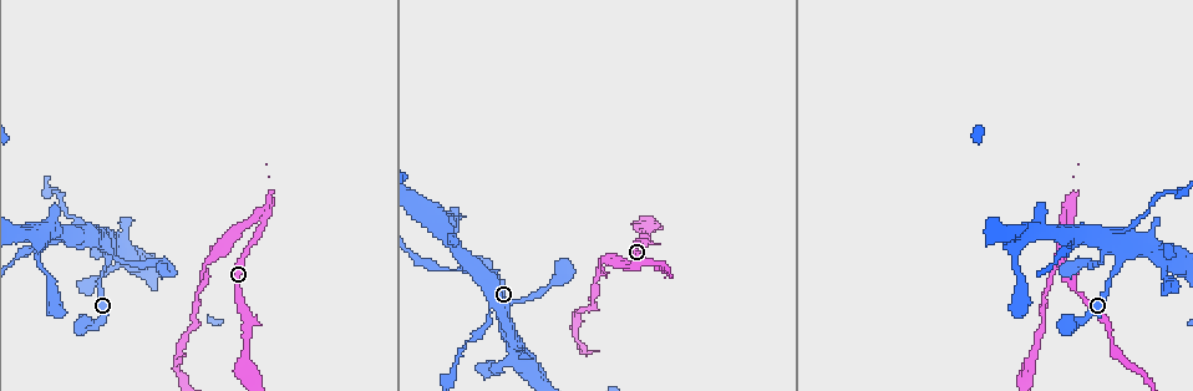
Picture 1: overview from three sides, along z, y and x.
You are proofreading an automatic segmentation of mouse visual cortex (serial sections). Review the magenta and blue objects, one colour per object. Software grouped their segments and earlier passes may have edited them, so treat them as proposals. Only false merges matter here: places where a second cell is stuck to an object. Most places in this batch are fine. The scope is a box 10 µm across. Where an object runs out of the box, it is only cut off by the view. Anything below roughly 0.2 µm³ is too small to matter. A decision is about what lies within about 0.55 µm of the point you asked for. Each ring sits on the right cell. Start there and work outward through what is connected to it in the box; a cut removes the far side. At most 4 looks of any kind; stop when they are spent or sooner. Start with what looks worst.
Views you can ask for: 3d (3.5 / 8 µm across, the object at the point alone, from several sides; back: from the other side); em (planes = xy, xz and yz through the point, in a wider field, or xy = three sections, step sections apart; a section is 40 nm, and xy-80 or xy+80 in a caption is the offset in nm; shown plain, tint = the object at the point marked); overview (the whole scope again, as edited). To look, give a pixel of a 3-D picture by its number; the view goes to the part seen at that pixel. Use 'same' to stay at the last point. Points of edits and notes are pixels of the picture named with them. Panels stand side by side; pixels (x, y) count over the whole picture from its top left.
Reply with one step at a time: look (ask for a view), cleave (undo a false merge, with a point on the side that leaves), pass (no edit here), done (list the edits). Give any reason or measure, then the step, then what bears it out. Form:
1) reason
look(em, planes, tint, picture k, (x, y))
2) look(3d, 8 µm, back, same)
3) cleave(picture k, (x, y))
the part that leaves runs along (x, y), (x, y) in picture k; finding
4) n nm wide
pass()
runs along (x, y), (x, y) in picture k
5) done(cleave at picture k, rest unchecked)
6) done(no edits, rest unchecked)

narrows sharply
look(3d, 3.5 µm, picture 1, (1065, 221))

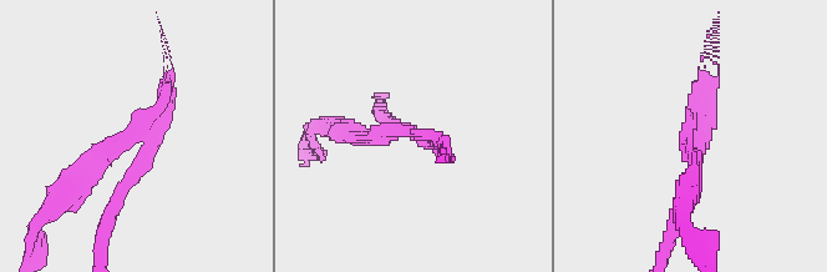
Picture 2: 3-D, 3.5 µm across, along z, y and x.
look(em, planes, tint, picture 2, (132, 142))

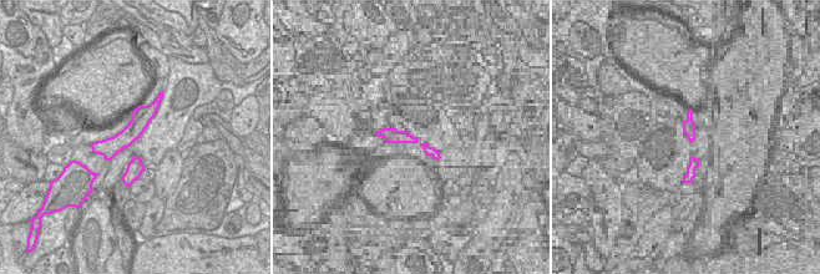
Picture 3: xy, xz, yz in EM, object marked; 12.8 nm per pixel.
cleave(picture 2, (100, 147))
the part that leaves runs along (132, 140), (110, 151), (45, 212) in picture 2; two cells meet here

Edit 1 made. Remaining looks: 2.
three-way junction
look(3d, 8 µm, picture 1, (505, 323))

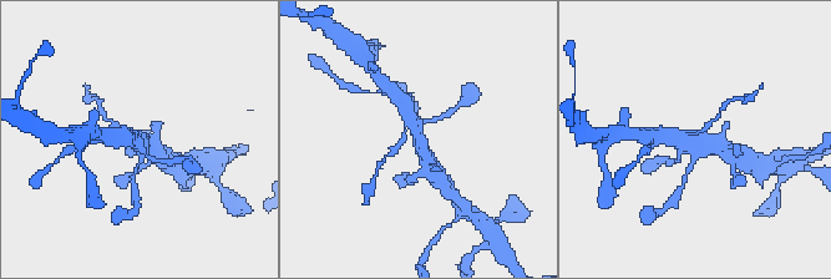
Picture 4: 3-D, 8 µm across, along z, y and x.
look(3d, 3.5 µm, same)

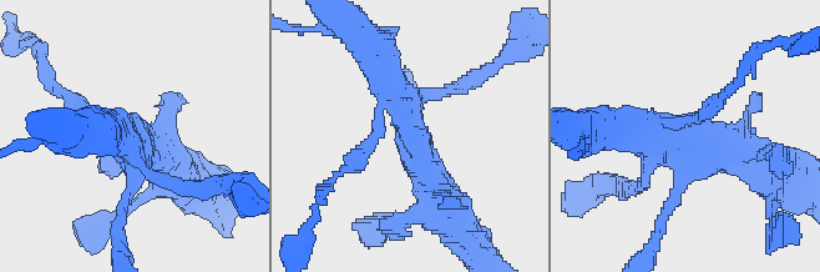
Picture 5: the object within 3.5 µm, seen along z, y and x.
pass()
runs along (658, 230), (687, 157), (619, 131) in picture 5; all the same cell

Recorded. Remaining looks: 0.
done(cleave at picture 2, rest unchecked)

